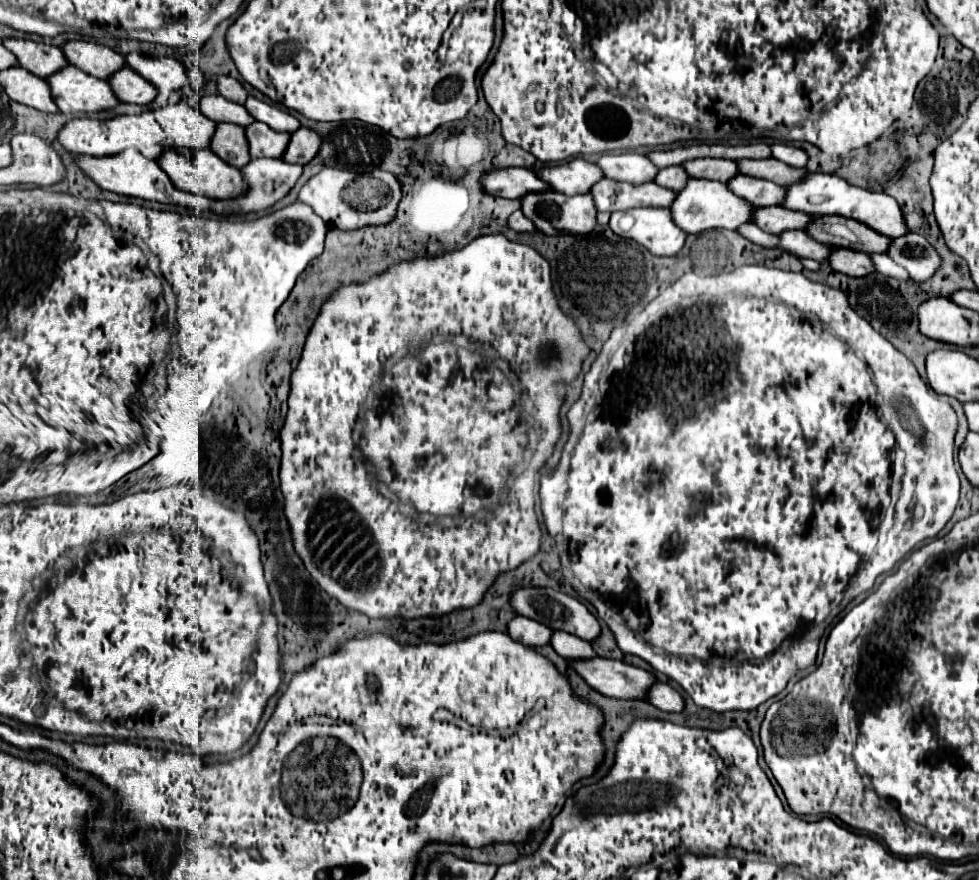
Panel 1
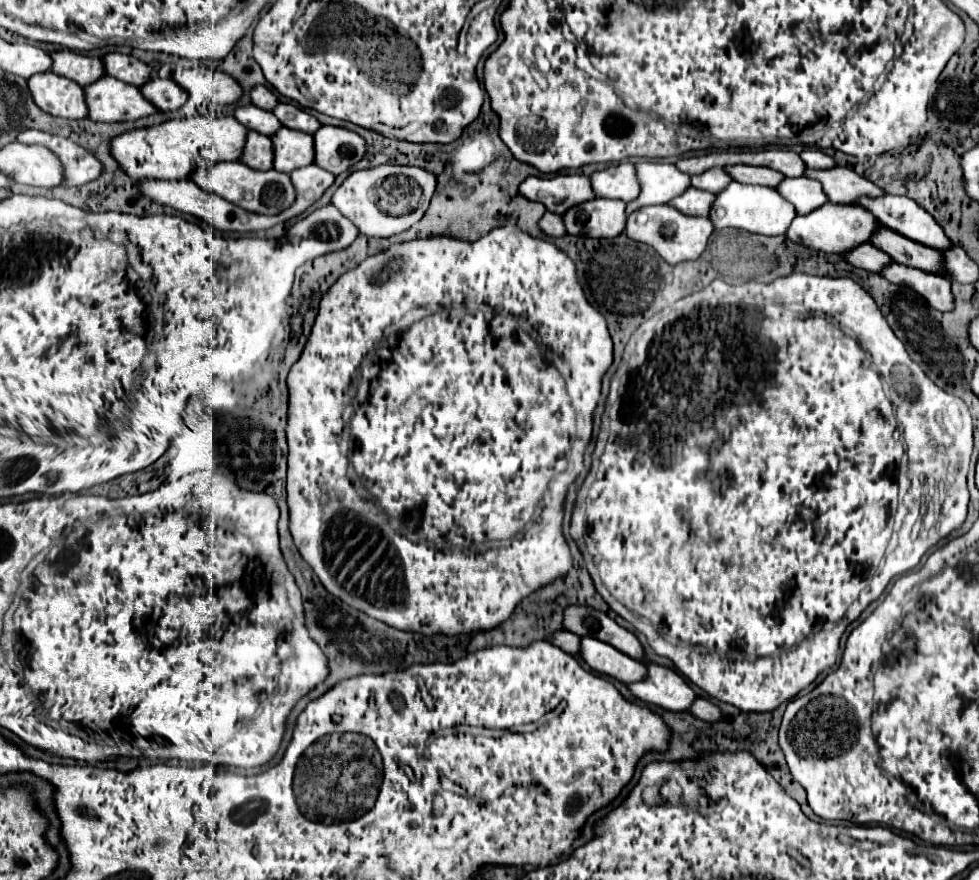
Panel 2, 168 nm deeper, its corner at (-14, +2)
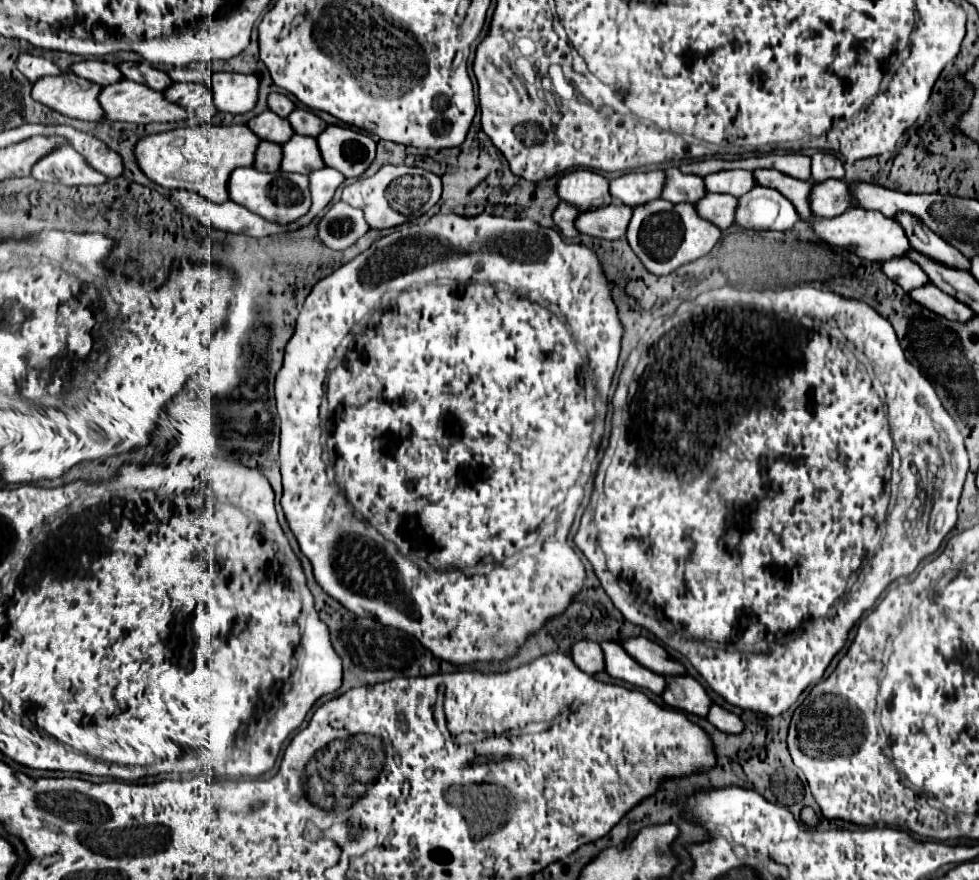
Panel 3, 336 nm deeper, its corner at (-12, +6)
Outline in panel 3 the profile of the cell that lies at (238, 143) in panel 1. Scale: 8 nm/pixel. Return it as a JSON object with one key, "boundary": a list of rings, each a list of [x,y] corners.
{"boundary":[[[263,140],[257,148],[255,168],[261,172],[277,172],[281,168],[281,146]]]}

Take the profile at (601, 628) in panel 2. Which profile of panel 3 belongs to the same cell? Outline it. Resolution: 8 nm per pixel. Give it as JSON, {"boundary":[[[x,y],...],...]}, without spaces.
{"boundary":[[[643,636],[639,638],[629,638],[621,644],[625,648],[625,652],[635,658],[639,664],[643,664],[645,668],[653,670],[655,674],[687,674],[685,666],[677,660],[673,660],[663,646],[659,646],[657,642],[651,642]]]}

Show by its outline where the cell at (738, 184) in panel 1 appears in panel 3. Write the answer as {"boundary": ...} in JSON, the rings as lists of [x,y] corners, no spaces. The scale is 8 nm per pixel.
{"boundary":[[[827,180],[813,184],[811,192],[811,210],[819,218],[841,216],[851,204],[851,192],[845,180]]]}

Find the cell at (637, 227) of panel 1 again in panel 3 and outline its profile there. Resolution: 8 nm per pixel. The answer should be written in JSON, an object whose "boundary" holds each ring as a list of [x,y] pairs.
{"boundary":[[[663,198],[637,206],[633,210],[633,218],[627,230],[627,240],[633,252],[645,264],[645,268],[657,276],[671,274],[679,266],[707,256],[719,242],[719,238],[721,230],[711,222],[703,220],[693,204],[673,204]]]}

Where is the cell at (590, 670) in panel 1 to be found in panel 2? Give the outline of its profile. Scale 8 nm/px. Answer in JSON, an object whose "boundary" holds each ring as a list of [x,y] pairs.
{"boundary":[[[647,664],[647,676],[625,686],[641,702],[665,710],[687,710],[695,700],[695,692],[689,688],[681,674],[657,664]]]}

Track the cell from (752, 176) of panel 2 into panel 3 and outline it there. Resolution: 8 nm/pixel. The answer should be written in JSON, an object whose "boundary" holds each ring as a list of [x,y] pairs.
{"boundary":[[[755,170],[755,180],[761,186],[779,190],[795,206],[801,220],[813,216],[813,212],[809,212],[809,190],[813,186],[811,182],[791,178],[787,174],[781,174],[779,170]]]}

